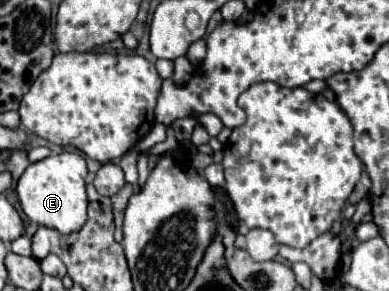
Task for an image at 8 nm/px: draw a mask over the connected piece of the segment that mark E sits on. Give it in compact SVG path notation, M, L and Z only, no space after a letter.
M79 153L49 155L37 163L31 163L17 181L17 195L25 215L37 225L57 229L59 233L79 231L87 221L87 193L85 193L87 163Z

